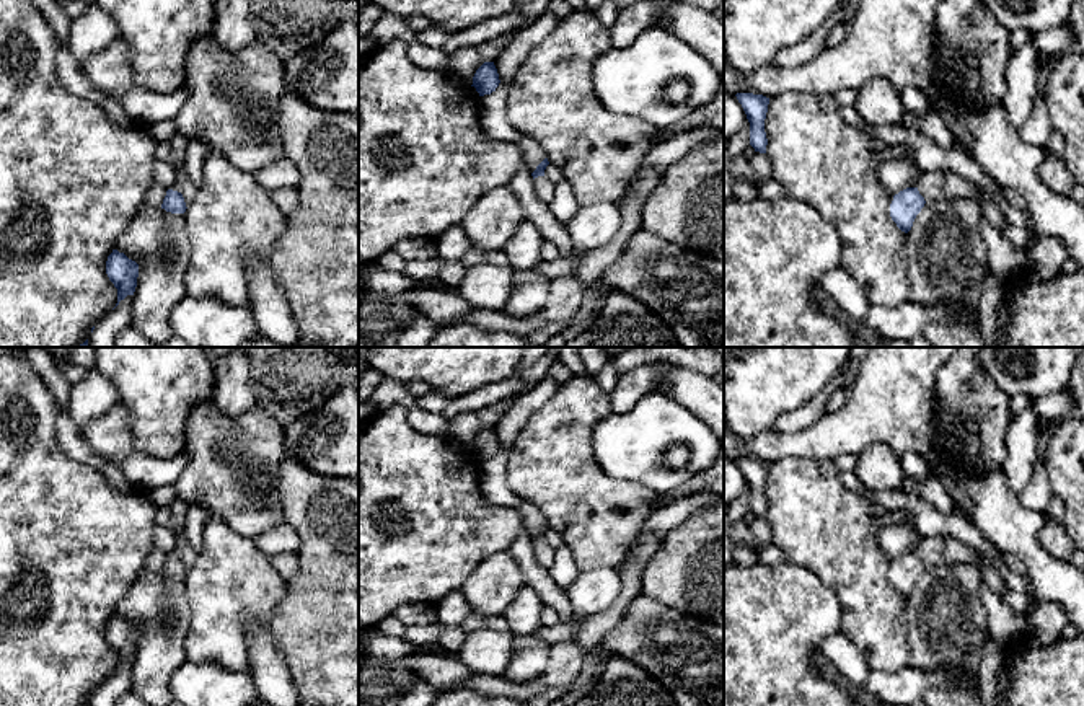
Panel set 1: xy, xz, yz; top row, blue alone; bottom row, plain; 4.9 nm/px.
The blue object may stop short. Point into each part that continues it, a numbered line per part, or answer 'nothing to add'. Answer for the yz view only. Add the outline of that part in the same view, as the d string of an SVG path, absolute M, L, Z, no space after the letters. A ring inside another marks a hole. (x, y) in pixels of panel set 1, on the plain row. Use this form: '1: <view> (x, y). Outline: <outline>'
1: yz (931, 548). Outline: M934 535L921 538L921 545L918 548L918 556L924 563L924 566L942 566L944 559L944 545L950 540L945 535Z

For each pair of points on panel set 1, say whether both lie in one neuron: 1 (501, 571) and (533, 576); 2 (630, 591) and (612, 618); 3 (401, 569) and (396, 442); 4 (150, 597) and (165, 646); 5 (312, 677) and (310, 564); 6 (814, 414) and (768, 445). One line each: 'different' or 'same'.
1: different
2: same
3: same
4: same
5: same
6: different

